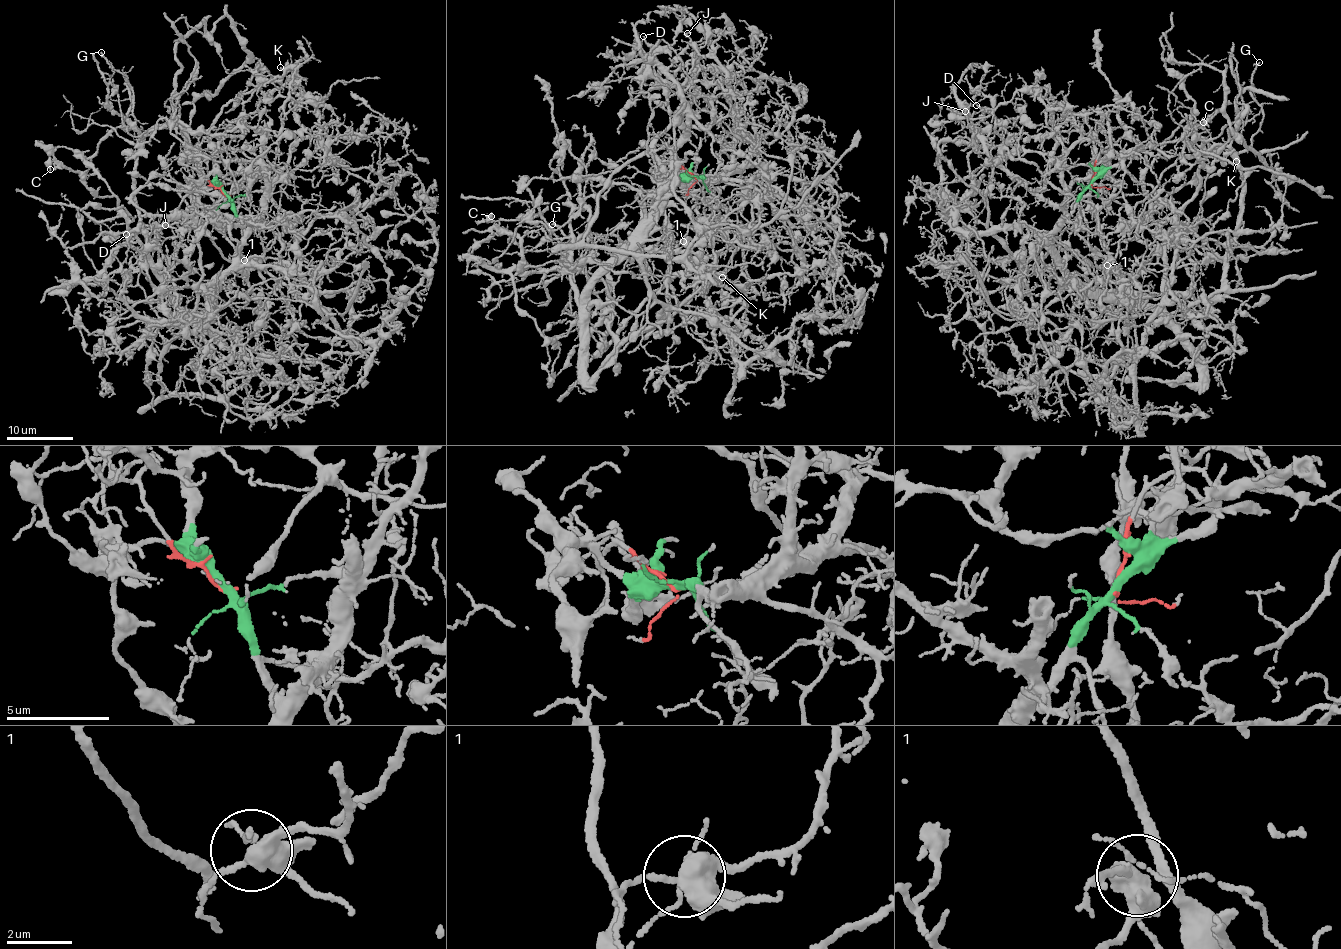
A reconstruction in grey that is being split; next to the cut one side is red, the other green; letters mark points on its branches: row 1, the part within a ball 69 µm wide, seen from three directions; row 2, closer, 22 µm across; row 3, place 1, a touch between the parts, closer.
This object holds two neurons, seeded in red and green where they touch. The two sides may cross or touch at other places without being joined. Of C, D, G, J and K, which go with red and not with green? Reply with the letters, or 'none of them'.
G

